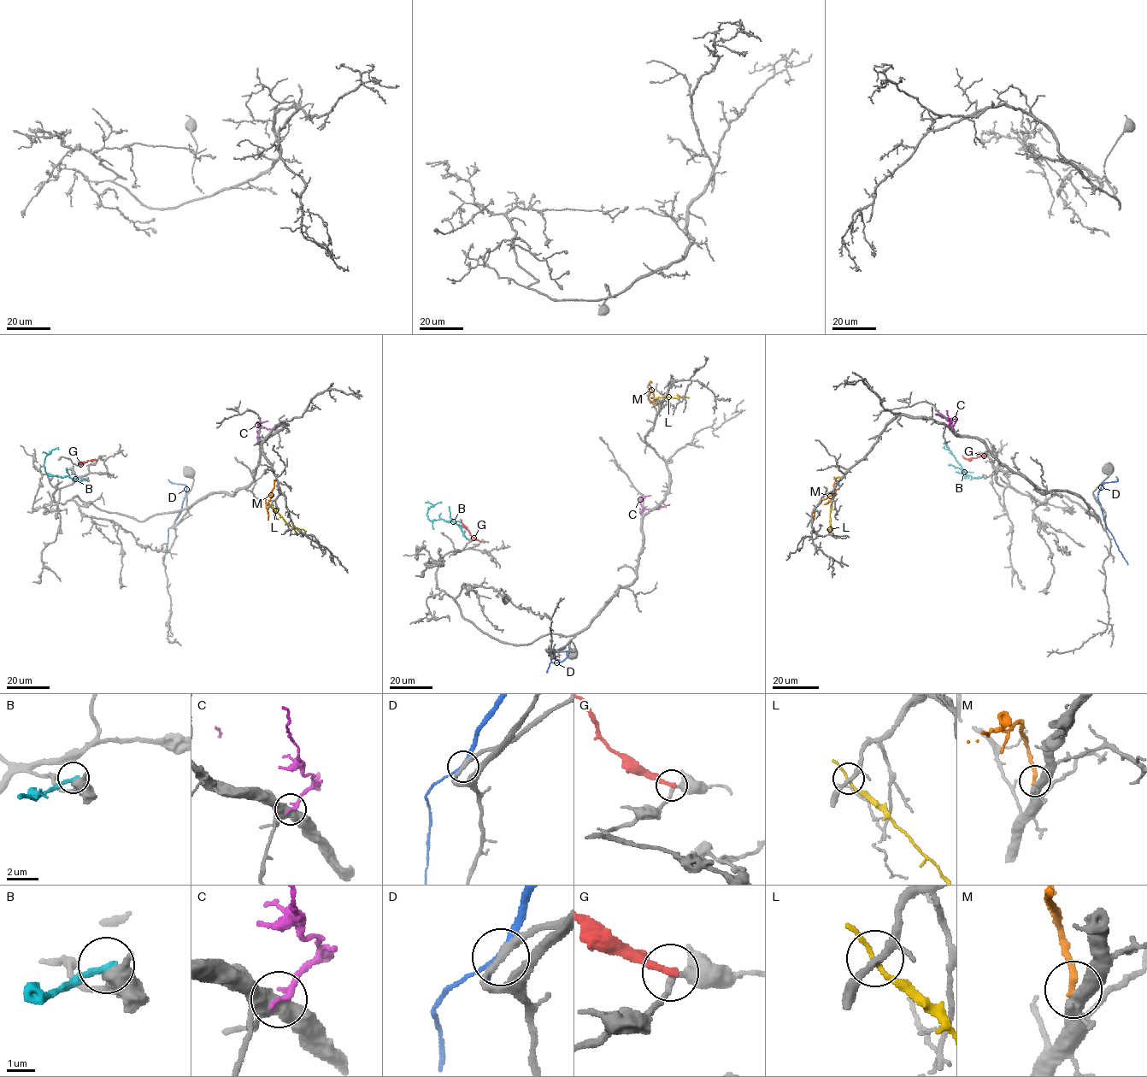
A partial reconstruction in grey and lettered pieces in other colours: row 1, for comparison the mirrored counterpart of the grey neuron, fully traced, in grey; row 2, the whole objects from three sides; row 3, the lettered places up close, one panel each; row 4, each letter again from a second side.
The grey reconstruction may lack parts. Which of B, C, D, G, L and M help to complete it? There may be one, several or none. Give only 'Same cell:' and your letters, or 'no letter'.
Same cell: no letter

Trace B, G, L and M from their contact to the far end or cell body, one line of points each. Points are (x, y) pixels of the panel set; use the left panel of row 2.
B: (85, 478), (78, 480), (67, 476), (49, 475), (45, 472), (45, 457), (53, 450), (59, 449)
G: (97, 460), (80, 463), (77, 460)
L: (270, 505), (287, 523), (306, 531)
M: (276, 479), (266, 506), (268, 520)

